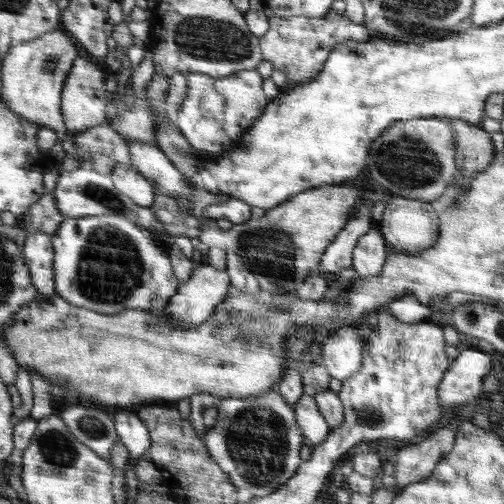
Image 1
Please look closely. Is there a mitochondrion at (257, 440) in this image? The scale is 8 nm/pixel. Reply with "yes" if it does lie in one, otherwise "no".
yes

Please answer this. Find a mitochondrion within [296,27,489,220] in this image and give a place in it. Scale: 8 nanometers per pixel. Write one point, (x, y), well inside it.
(409, 161)

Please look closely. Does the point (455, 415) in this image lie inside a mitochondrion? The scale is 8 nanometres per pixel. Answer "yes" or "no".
no

